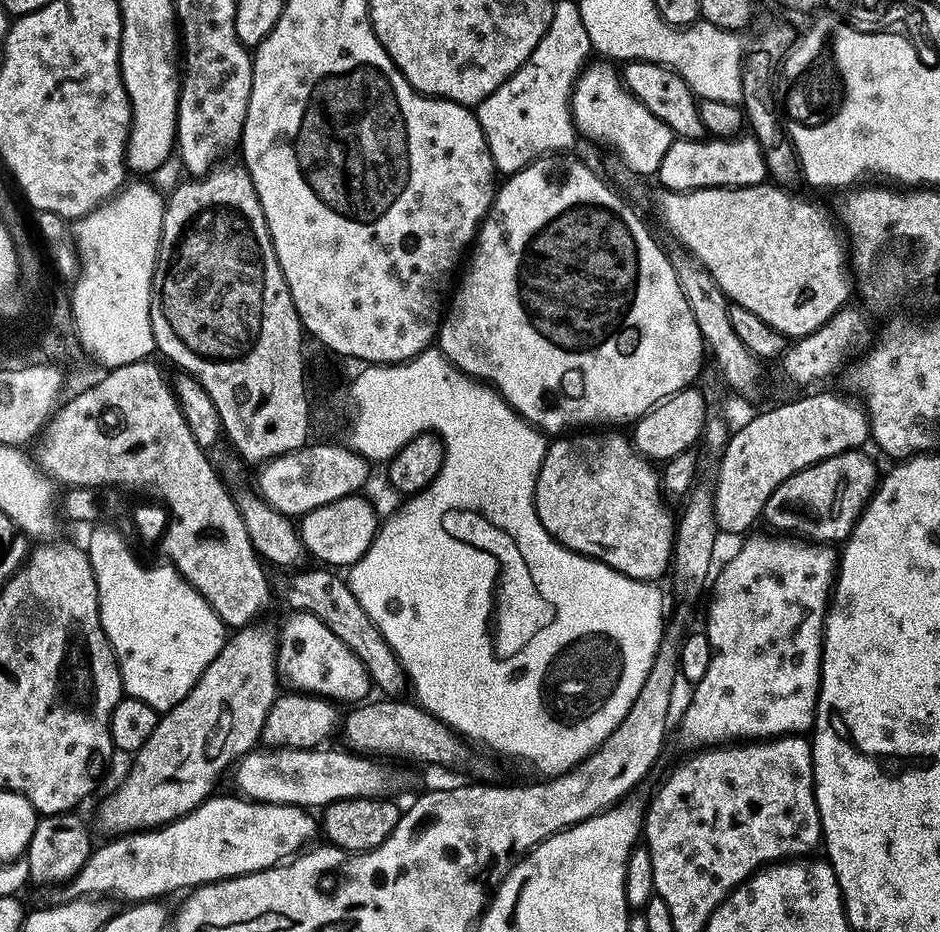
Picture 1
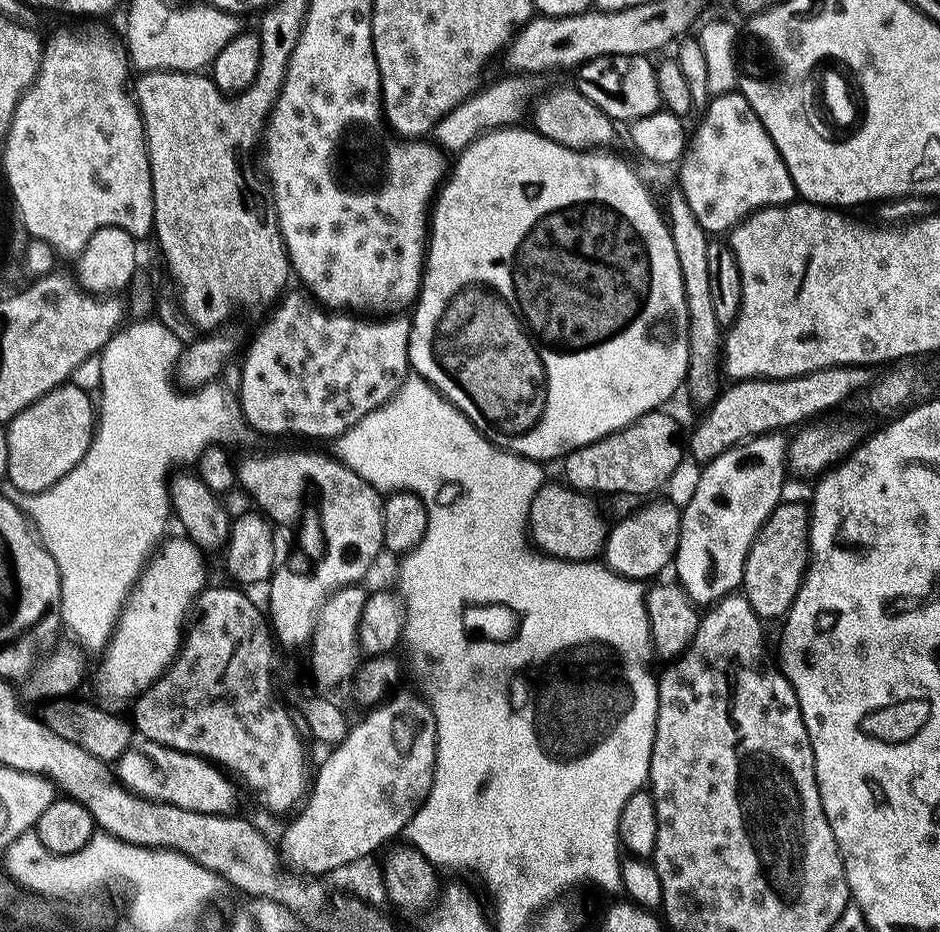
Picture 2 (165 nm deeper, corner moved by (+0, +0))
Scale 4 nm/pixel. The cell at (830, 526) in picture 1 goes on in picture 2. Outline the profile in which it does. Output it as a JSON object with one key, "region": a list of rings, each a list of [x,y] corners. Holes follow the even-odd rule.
{"region":[[[782,503],[761,530],[747,559],[742,594],[761,621],[785,619],[791,612],[811,560],[811,513],[802,504]]]}

